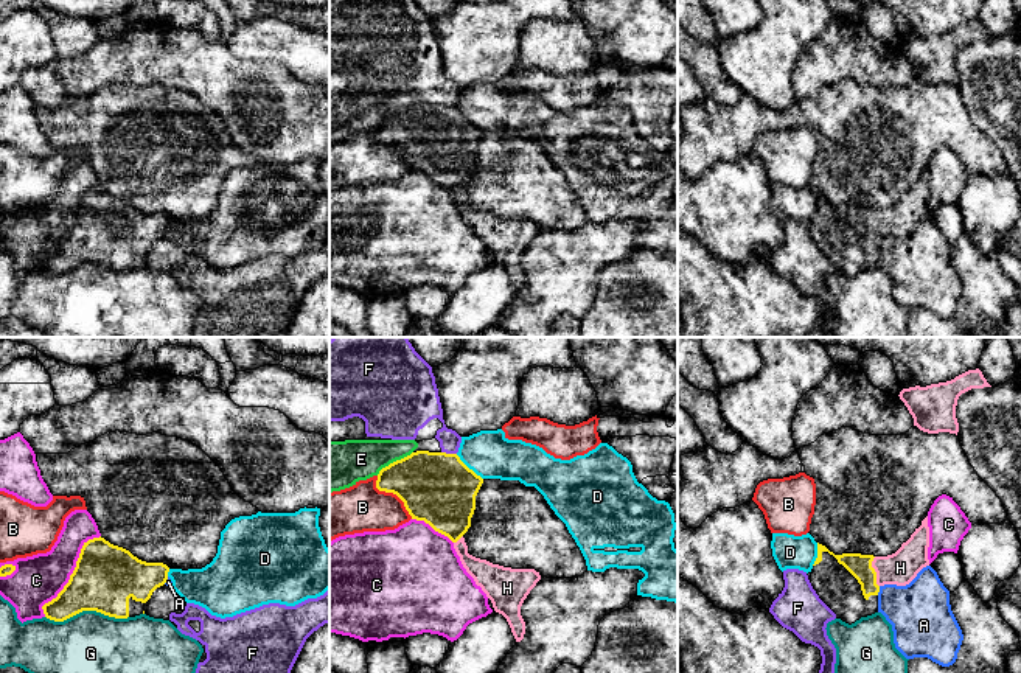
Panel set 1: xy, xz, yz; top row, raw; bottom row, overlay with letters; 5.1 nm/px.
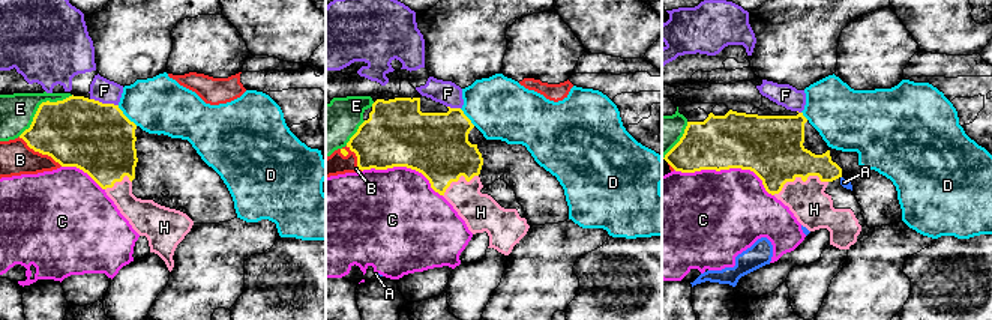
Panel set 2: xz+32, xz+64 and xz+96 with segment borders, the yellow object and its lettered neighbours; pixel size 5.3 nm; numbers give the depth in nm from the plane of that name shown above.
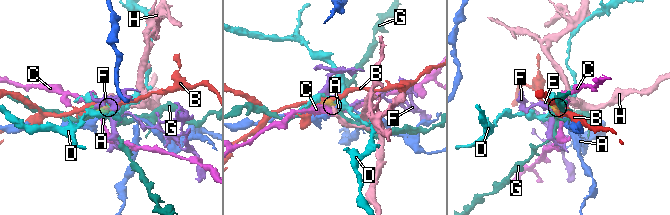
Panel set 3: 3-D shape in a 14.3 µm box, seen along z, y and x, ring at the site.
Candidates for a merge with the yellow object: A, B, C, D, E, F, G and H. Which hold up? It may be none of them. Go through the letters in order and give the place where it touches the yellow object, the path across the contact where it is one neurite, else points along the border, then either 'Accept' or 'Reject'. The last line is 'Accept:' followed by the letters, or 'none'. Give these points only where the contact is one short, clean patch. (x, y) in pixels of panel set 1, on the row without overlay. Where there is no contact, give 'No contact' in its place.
A: Touches yellow at yz (878, 243). Reject
B: Touches yellow at xz (392, 143). Reject
C: Touches yellow at xy (72, 226). Reject
D: Touches yellow at xz (468, 120). Reject
E: Touches yellow at xz (393, 114). Reject
F: Touches yellow at xz (449, 106). Boundary: xz (442, 103), (456, 106). Reject
G: Touches yellow at xy (86, 261). Reject
H: Touches yellow at yz (875, 224). Path across: yz (860, 218), (875, 224), (900, 219). Accept
Accept: H

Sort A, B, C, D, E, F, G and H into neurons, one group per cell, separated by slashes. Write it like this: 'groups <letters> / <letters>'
groups A / B / C / D / E F / G / H

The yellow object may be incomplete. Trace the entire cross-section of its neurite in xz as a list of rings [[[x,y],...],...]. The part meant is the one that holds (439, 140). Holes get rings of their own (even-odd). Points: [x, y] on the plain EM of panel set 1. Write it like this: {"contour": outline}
{"contour": [[[416,103],[382,120],[376,140],[396,146],[412,171],[424,173],[454,194],[466,224],[521,294],[525,286],[521,258],[541,227],[535,221],[504,219],[468,205],[463,187],[471,179],[482,135],[483,131],[457,106]]]}

